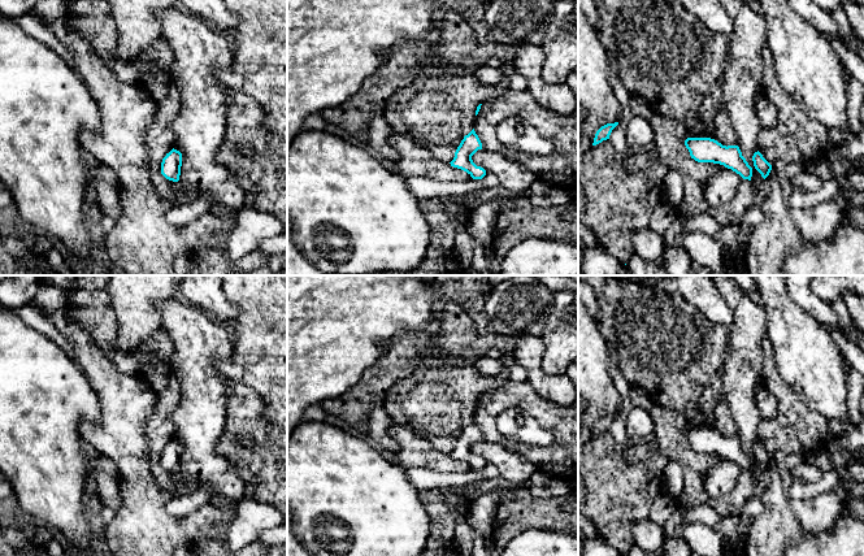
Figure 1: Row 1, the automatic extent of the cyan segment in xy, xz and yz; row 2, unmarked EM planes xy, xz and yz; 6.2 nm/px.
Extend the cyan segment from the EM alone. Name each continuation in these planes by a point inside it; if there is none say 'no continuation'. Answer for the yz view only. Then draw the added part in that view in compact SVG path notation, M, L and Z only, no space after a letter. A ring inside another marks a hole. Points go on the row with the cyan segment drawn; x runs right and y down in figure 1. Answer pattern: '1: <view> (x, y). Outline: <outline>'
no continuation

